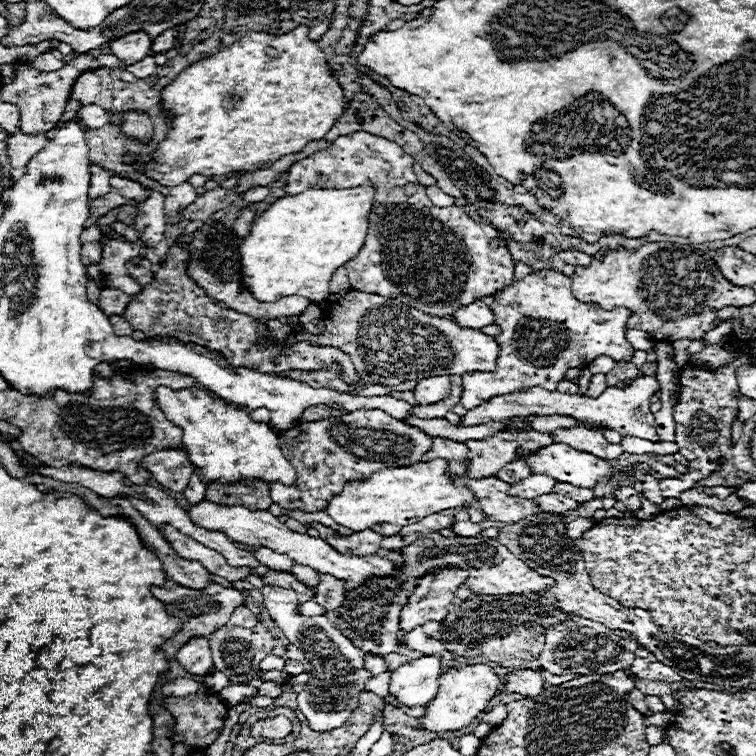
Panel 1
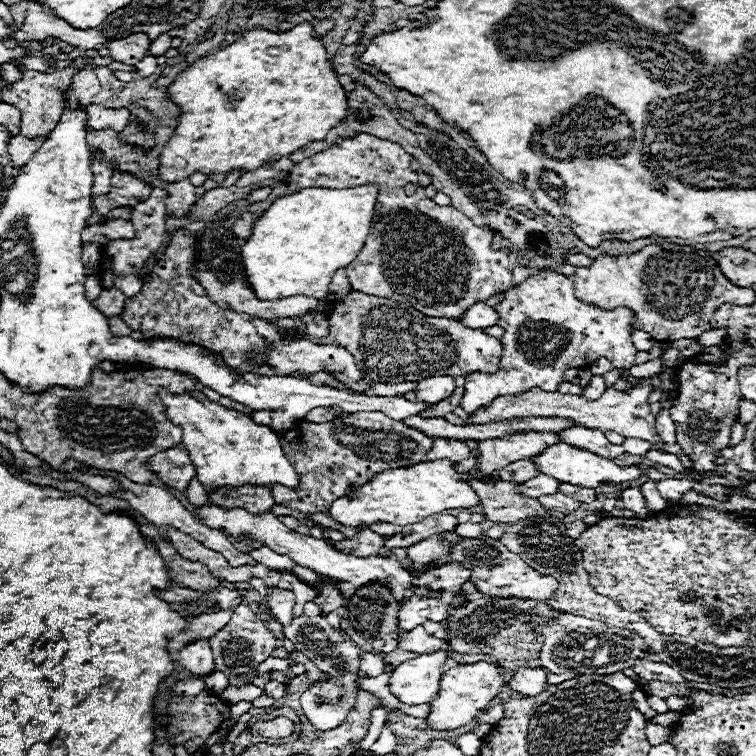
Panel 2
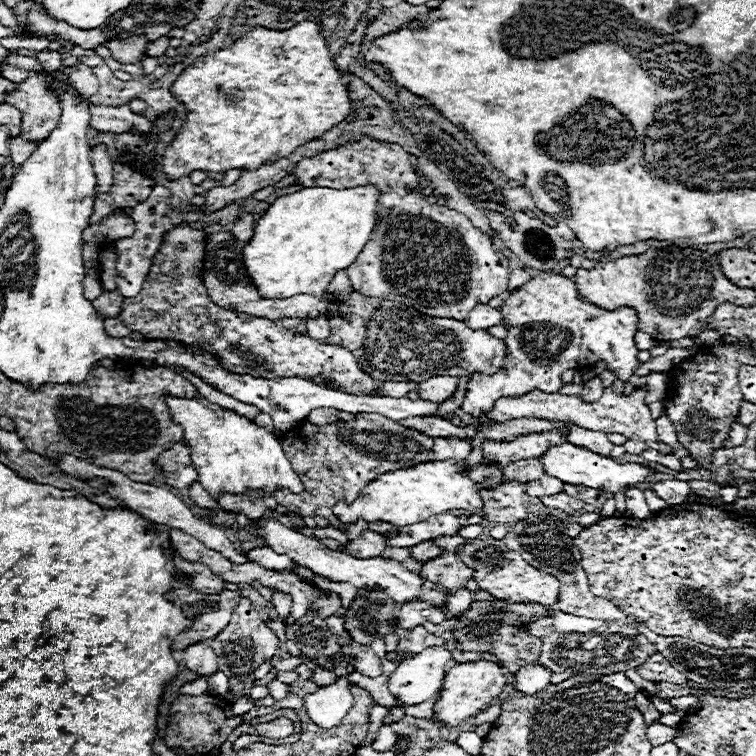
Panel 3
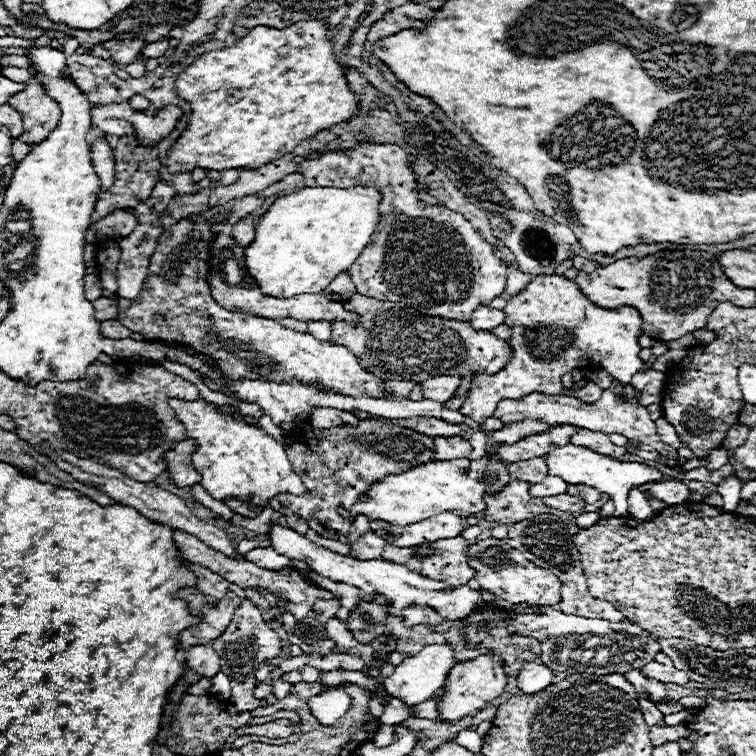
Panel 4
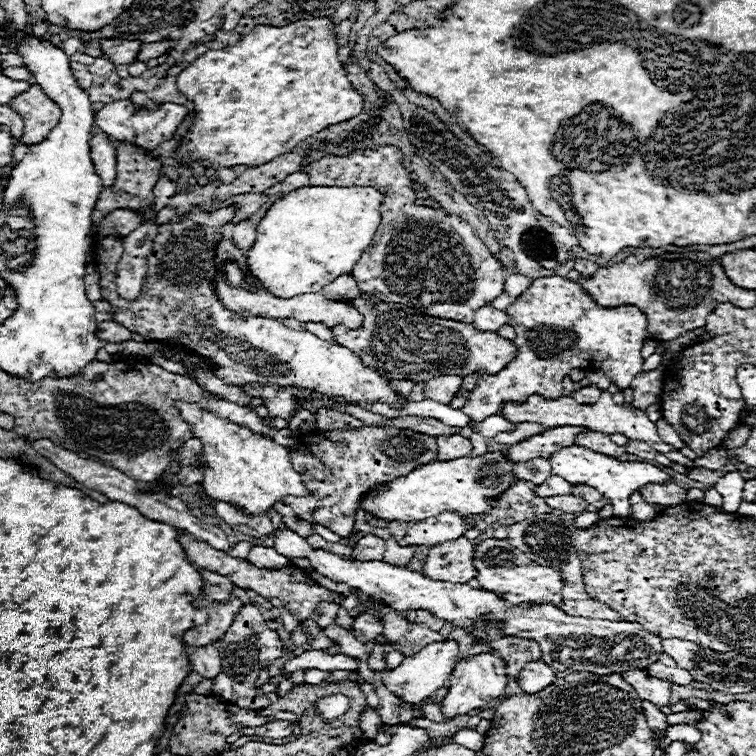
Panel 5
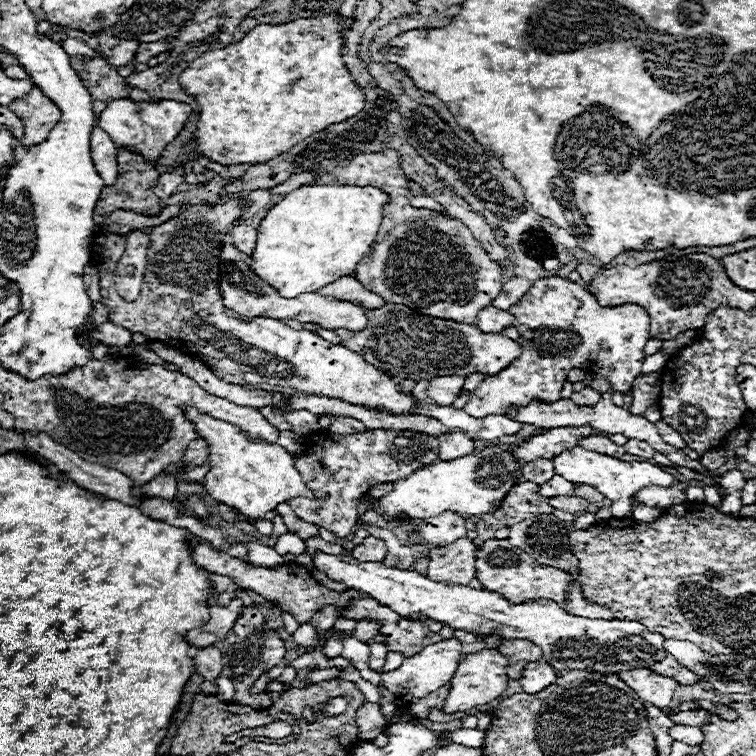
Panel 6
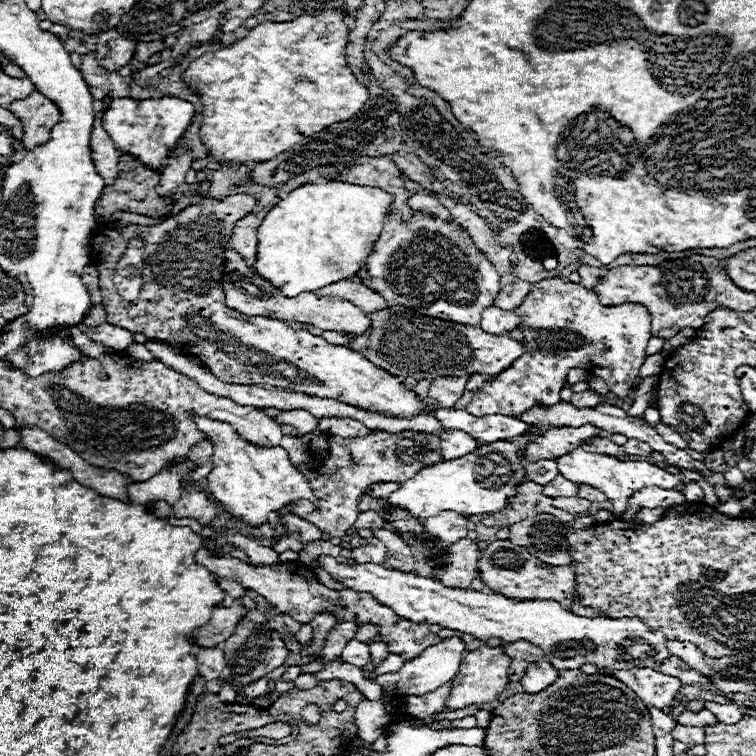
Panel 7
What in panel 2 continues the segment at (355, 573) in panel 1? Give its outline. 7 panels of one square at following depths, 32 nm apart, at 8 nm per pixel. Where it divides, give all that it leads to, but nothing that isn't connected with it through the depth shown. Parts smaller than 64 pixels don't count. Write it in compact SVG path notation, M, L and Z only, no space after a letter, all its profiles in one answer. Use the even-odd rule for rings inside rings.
M200 506L196 510L198 520L202 520L206 526L210 528L218 528L218 530L226 530L232 536L250 536L252 540L260 540L264 546L272 548L278 554L288 554L296 564L306 566L310 570L314 570L318 576L330 576L338 582L350 582L356 588L362 588L366 584L374 584L380 582L384 586L390 588L392 596L402 602L404 598L410 598L416 590L418 590L418 576L412 576L410 572L406 572L406 568L402 568L400 562L392 560L392 558L382 558L382 556L368 556L368 558L356 558L344 552L338 552L334 548L330 548L324 540L312 538L312 536L304 536L298 534L290 528L286 528L274 514L264 512L260 516L252 516L242 508L236 510L226 510L226 508L218 508L218 506Z

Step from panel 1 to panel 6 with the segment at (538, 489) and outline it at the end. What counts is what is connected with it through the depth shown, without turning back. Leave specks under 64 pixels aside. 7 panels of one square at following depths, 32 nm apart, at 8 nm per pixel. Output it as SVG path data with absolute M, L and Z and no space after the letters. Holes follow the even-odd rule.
M554 476L552 480L548 480L546 484L540 486L540 494L546 498L554 498L554 496L574 496L576 484L570 484L568 480L564 480L562 476Z

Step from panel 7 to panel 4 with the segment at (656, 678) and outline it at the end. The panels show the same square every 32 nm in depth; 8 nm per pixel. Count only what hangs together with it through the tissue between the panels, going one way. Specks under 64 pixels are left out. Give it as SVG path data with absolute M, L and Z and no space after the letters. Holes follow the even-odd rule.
M630 670L624 674L626 680L636 688L638 696L650 700L650 702L668 702L668 696L666 696L666 684L664 682L658 682L658 680L650 680L646 678L640 670Z

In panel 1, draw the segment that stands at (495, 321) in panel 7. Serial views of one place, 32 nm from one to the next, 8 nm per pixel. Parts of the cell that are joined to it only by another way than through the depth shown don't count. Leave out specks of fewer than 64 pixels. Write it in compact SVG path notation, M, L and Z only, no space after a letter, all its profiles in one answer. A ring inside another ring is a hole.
M474 302L466 308L460 308L456 314L454 314L454 322L462 324L464 328L474 328L474 330L480 330L484 326L490 326L494 324L494 312L490 310L490 306L486 306L484 302Z

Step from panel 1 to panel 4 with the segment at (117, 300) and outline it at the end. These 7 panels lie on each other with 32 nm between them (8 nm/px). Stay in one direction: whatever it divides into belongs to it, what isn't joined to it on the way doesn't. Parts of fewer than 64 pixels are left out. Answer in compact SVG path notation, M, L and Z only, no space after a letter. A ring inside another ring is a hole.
M98 298L94 300L94 308L96 308L96 318L102 320L112 320L116 316L116 302L110 298Z

